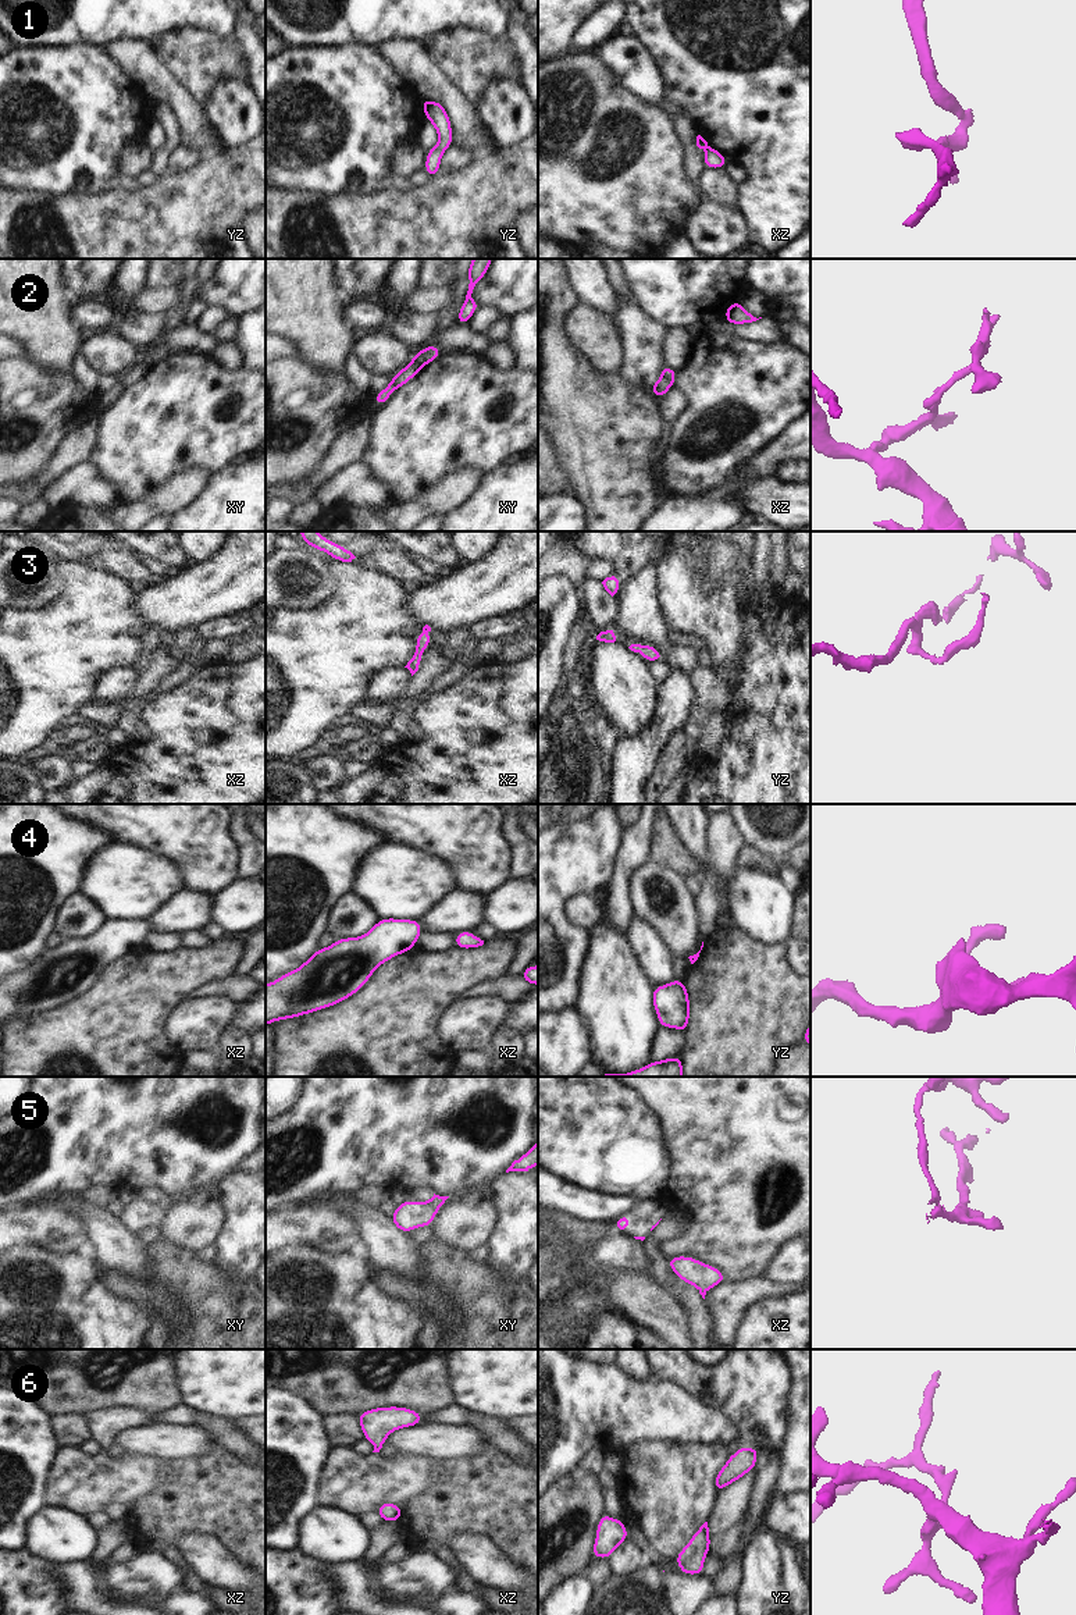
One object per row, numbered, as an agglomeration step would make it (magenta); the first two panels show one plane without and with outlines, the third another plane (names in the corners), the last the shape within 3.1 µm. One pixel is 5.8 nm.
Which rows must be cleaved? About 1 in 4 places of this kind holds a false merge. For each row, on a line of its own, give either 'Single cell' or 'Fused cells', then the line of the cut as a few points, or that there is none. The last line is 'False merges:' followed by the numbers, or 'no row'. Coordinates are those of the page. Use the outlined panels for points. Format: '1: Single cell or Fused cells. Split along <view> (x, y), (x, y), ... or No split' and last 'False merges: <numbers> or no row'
1: Fused cells. Split along xz (708, 145), (705, 149)
2: Fused cells. Split along xz (662, 376), (673, 384)
3: Single cell. No split
4: Single cell. No split
5: Single cell. No split
6: Single cell. No split
False merges: 1, 2

